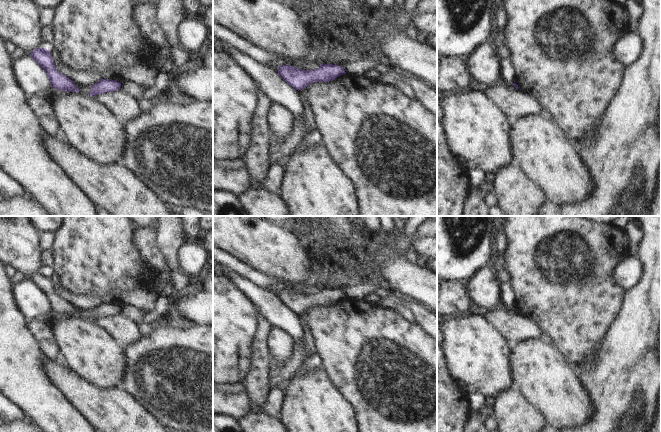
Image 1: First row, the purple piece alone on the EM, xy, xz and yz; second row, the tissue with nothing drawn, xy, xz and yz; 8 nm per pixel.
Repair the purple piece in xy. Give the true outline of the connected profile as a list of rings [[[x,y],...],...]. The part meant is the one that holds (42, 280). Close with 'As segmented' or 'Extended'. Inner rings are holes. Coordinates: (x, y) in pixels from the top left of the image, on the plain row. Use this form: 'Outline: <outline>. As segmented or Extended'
Outline: [[[36,272],[29,279],[46,296],[51,311],[65,316],[79,317],[79,313],[74,306],[56,293],[49,274]]]. As segmented.

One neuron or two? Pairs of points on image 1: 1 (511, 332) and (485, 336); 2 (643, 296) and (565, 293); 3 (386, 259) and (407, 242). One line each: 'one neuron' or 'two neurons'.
1: two neurons
2: two neurons
3: two neurons

